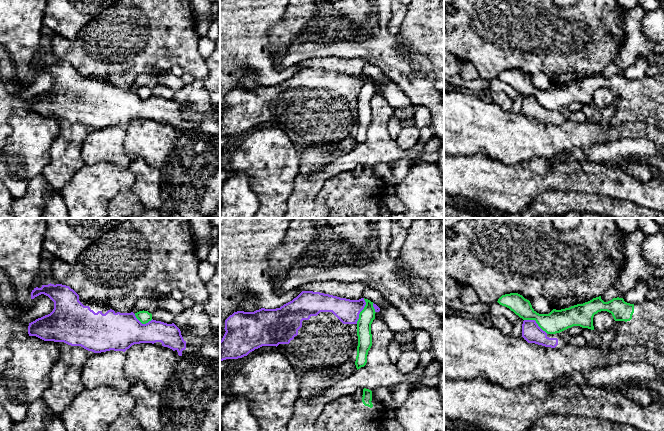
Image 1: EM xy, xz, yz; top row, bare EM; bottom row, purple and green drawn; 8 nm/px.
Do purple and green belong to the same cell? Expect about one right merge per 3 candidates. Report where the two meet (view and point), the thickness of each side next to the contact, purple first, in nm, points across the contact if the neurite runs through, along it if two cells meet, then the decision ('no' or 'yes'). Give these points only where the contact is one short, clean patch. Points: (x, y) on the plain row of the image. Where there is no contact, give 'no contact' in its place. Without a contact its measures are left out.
contact xz (361, 86); calibres 190 and 120 nm; border xz (364, 74), (365, 81), (356, 99); no

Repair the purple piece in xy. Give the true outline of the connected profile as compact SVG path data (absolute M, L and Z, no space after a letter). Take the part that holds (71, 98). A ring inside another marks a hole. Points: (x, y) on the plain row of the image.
M50 59L36 63L31 68L31 75L41 70L54 78L54 85L29 99L28 110L44 117L81 122L94 129L125 128L134 120L152 119L168 123L179 132L195 131L205 120L220 123L220 114L212 110L186 118L174 99L152 95L142 100L133 88L120 89L105 79L85 76L66 61Z

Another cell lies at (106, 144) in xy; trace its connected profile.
M106 127L95 129L86 136L81 156L85 165L108 162L120 169L127 169L131 160L124 148L125 128Z

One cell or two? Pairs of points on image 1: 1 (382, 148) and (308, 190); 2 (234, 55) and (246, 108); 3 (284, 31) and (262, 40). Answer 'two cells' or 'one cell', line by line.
1: one cell
2: two cells
3: two cells

